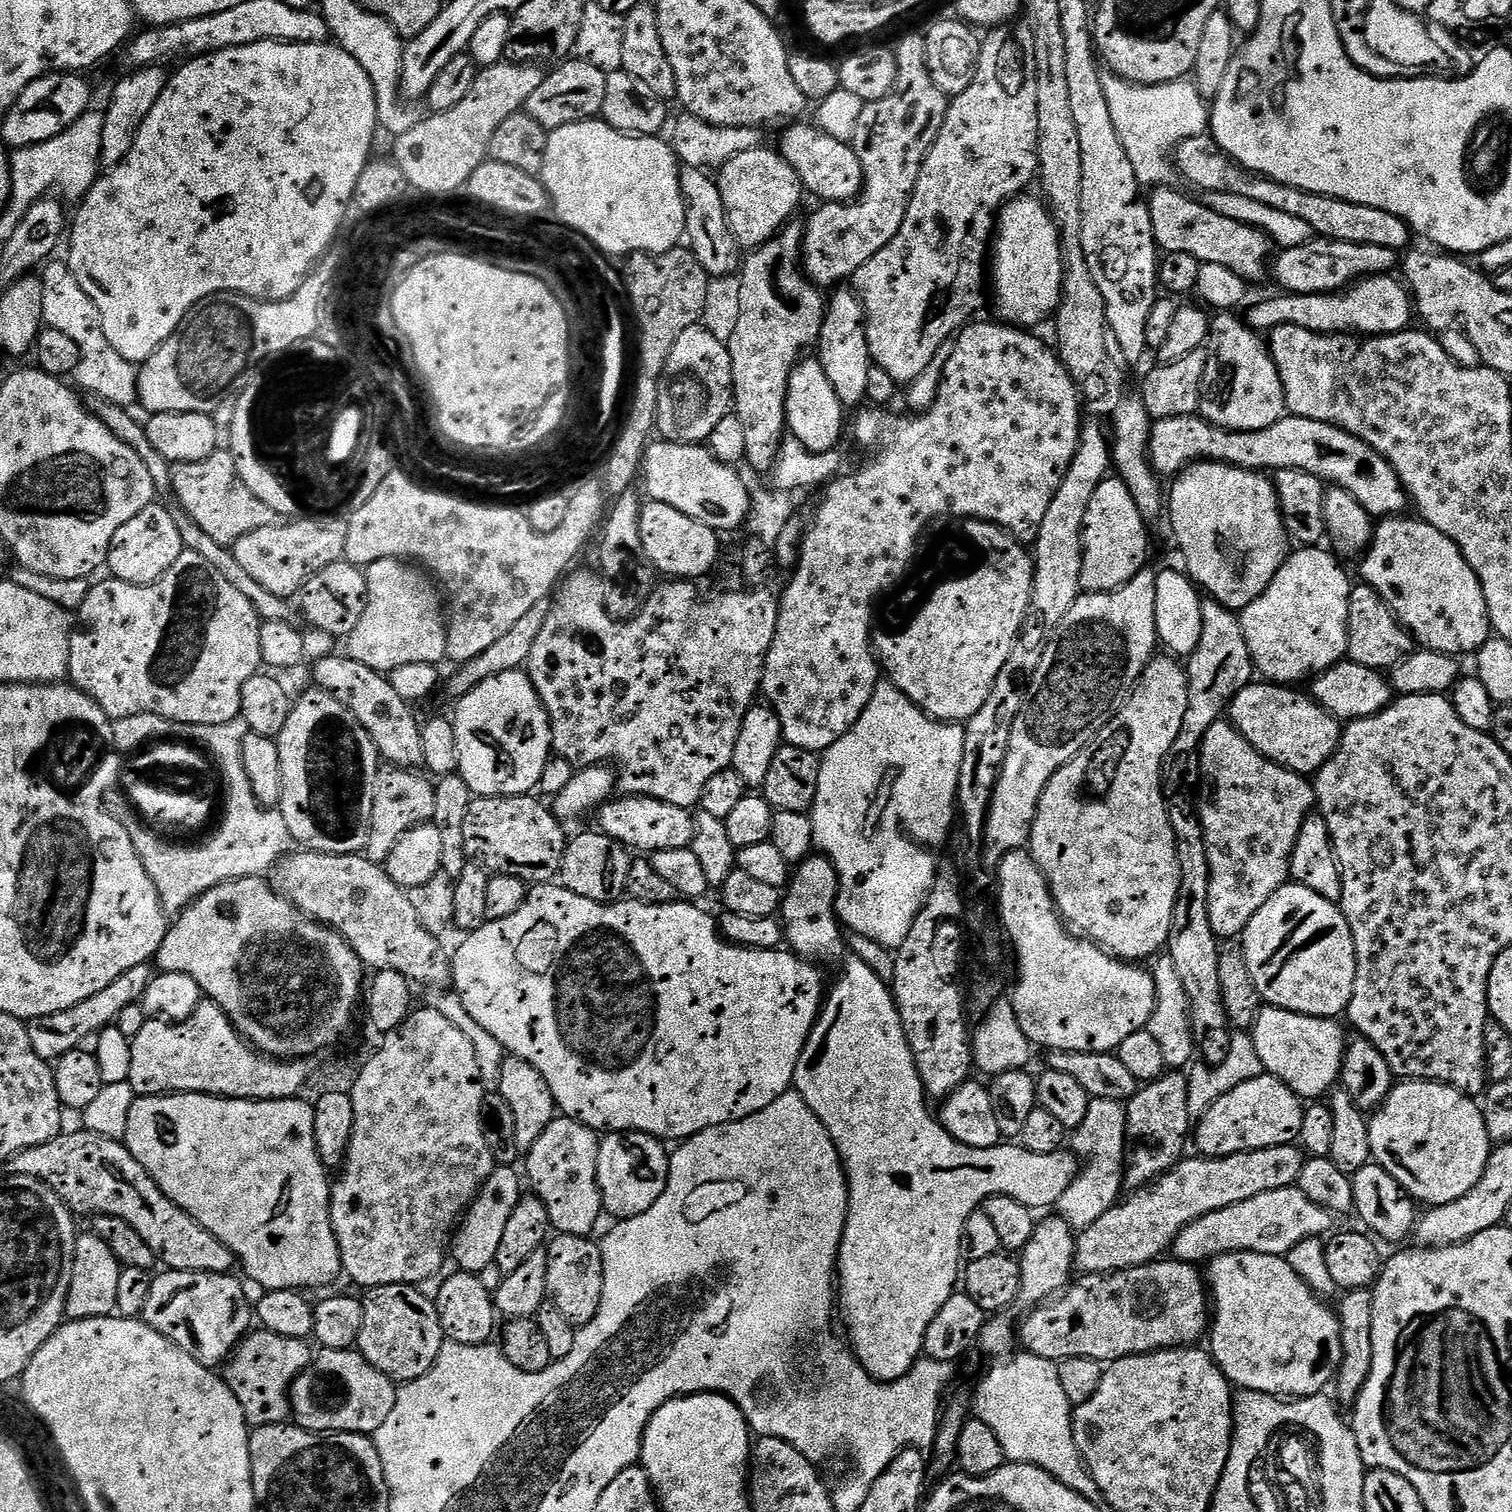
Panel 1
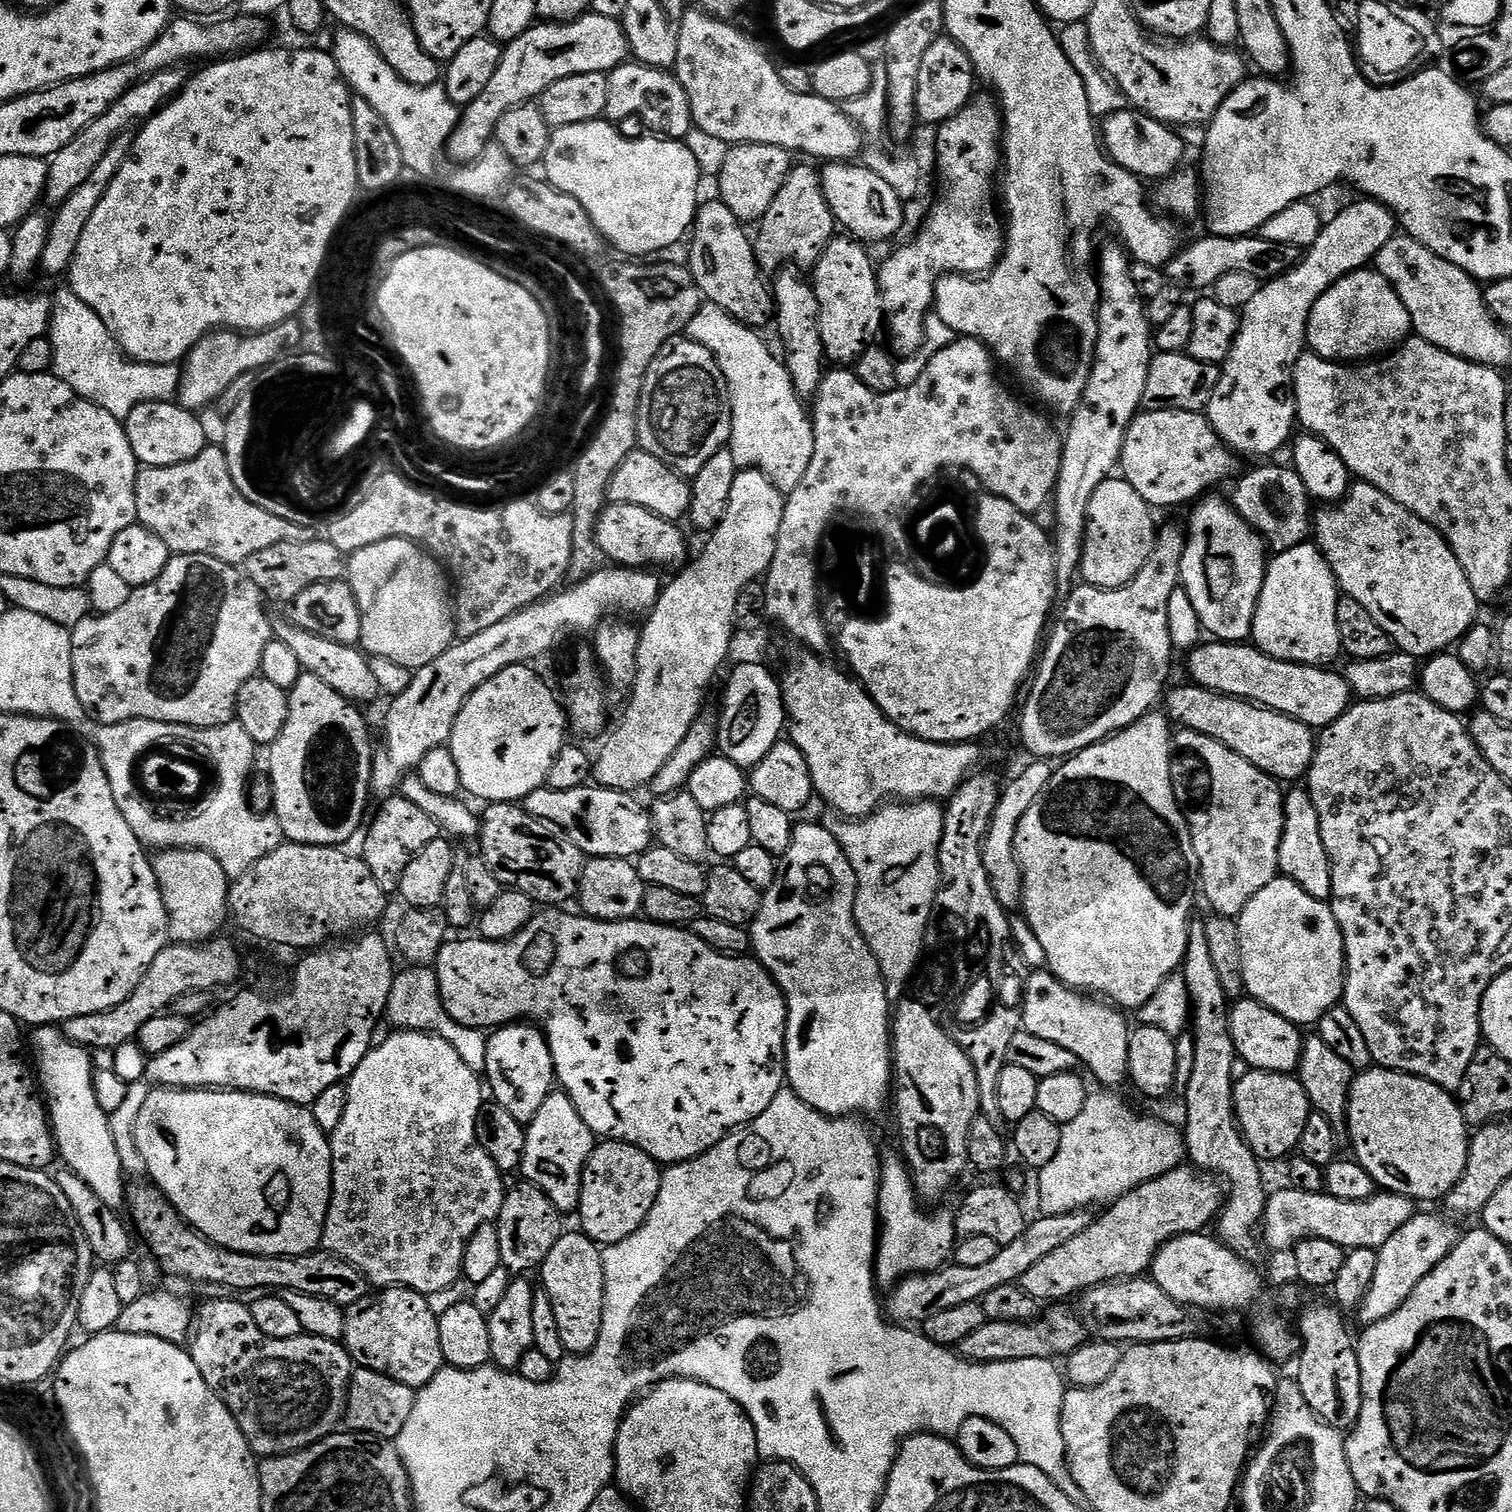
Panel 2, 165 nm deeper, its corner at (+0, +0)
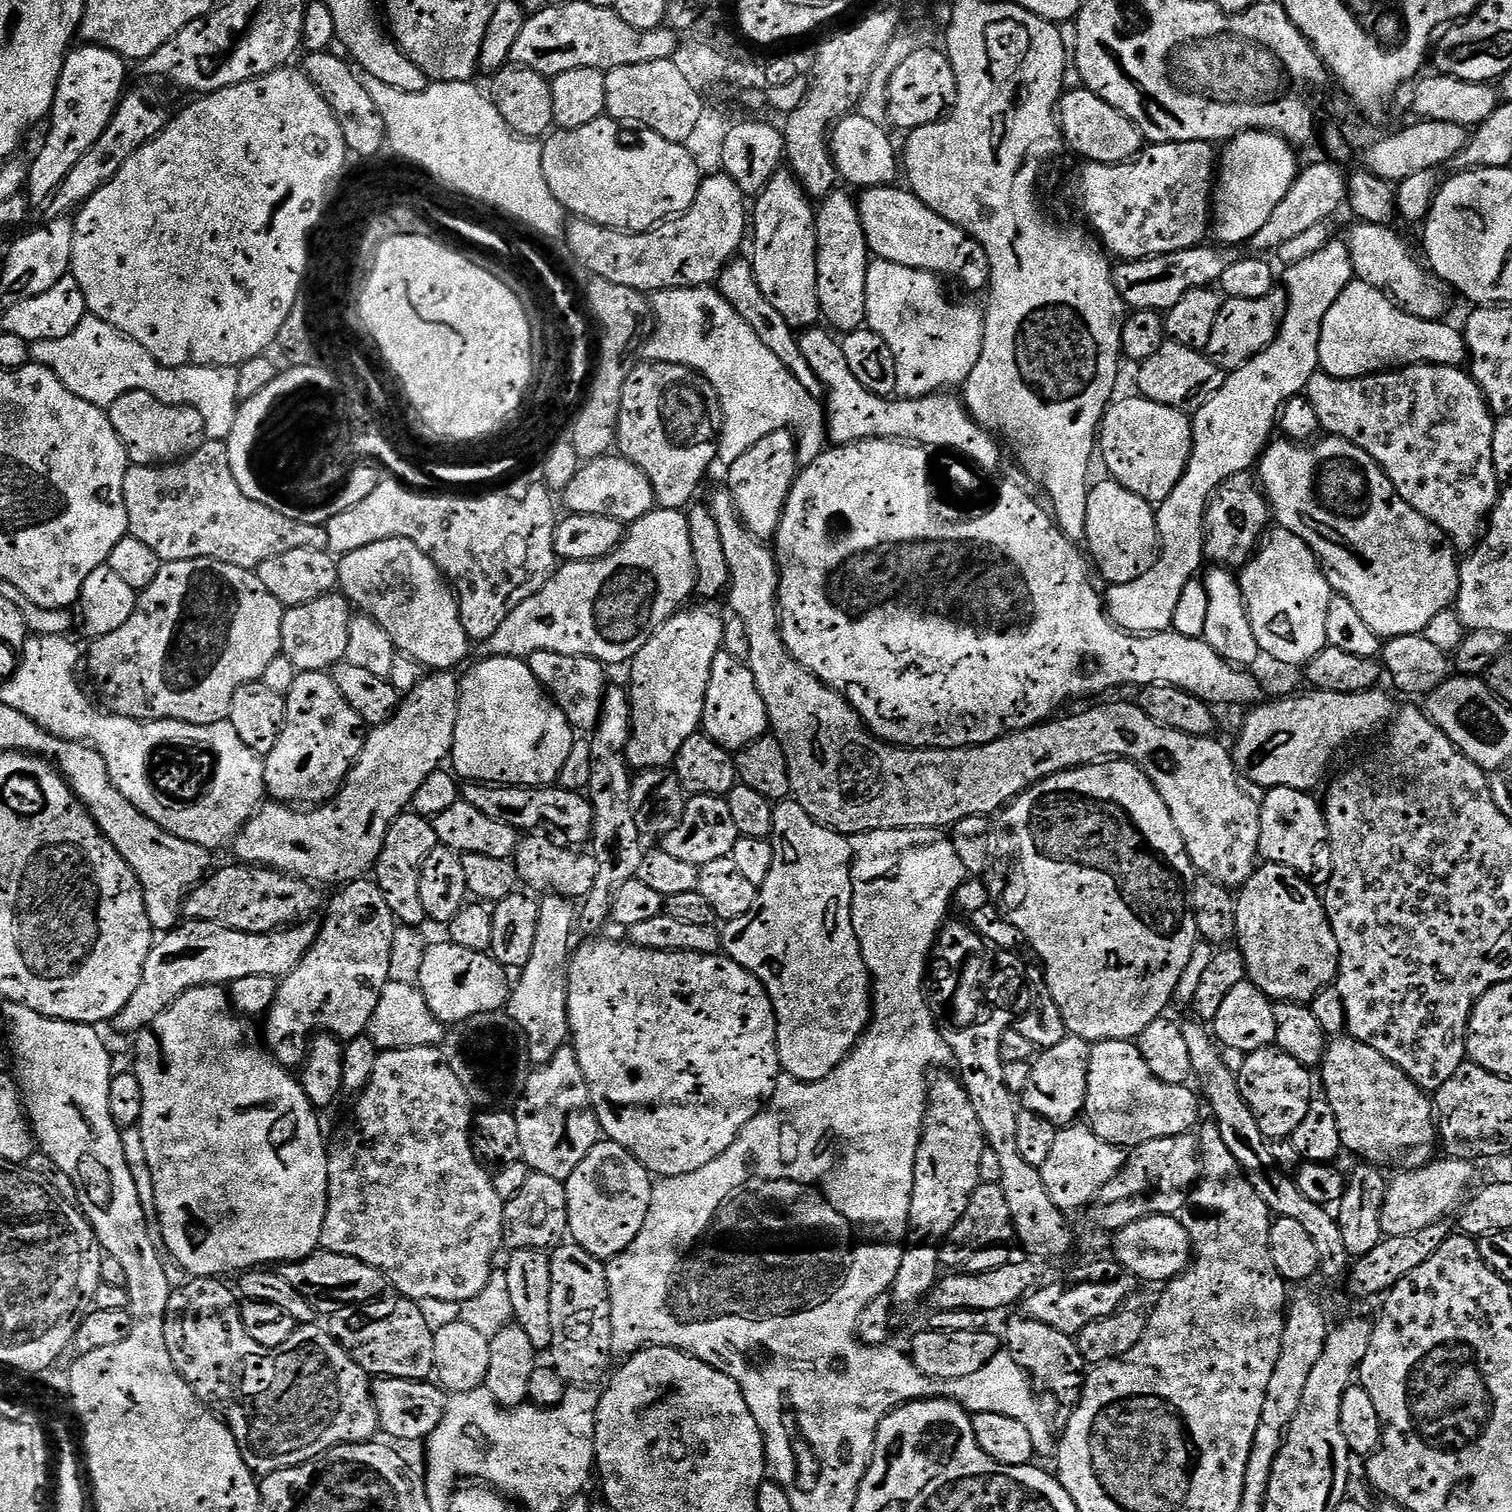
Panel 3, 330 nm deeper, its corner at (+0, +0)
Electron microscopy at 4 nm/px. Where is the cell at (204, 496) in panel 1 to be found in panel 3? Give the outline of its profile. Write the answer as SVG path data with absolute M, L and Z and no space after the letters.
M205 439L194 455L179 462L129 467L124 497L128 535L150 546L165 564L206 558L254 570L266 558L278 558L286 550L328 547L324 525L291 520L242 494L242 486L230 470L230 454L223 440Z

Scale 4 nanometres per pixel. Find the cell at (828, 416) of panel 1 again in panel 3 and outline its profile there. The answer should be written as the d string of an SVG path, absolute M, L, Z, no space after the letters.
M791 171L776 172L755 197L754 211L750 216L750 244L751 240L750 263L758 290L762 290L766 302L786 318L793 330L817 327L822 317L818 302L816 213L813 201Z

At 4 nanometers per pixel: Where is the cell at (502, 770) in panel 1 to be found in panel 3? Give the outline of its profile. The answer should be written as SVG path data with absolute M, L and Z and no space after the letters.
M490 656L481 661L460 680L460 705L450 757L451 771L461 781L483 782L489 786L551 785L559 777L562 762L566 762L566 757L570 755L574 743L572 724L545 692L538 678L534 678L527 660L516 660L512 656Z

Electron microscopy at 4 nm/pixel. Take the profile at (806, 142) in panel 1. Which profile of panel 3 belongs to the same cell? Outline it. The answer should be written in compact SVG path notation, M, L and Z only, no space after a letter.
M896 187L865 188L859 193L862 230L866 234L869 253L875 259L932 272L940 278L953 276L962 287L983 293L990 274L983 246L958 226L946 222L946 218L934 214L934 210L907 187Z

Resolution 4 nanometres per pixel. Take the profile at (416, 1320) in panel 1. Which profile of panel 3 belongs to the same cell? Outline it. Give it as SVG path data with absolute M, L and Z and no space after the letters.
M385 1298L373 1303L363 1305L359 1310L356 1308L344 1308L340 1312L333 1312L327 1317L326 1327L328 1333L342 1345L350 1354L358 1366L372 1378L398 1378L399 1380L422 1380L427 1381L435 1373L434 1362L434 1324L428 1321L428 1316L423 1312L417 1301L407 1298Z

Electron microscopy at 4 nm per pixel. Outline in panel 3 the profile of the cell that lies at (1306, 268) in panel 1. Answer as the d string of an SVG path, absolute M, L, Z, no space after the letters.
M1201 246L1190 250L1174 250L1170 254L1147 256L1145 260L1125 260L1114 268L1116 289L1129 309L1141 312L1154 310L1167 313L1169 308L1192 288L1207 288L1215 285L1222 278L1226 266L1237 259L1237 253L1228 246L1208 248Z

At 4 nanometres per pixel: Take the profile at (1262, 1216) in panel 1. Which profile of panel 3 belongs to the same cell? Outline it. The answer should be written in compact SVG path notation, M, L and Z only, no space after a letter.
M1433 1159L1432 1163L1425 1164L1423 1168L1401 1171L1400 1177L1389 1183L1382 1214L1382 1230L1385 1237L1418 1234L1418 1230L1426 1230L1426 1226L1434 1226L1439 1220L1445 1219L1449 1215L1447 1212L1460 1199L1465 1199L1464 1191L1472 1184L1473 1161L1440 1159Z

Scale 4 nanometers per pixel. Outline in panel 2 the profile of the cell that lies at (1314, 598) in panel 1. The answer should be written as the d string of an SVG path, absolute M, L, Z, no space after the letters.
M1305 542L1275 553L1268 561L1268 573L1252 623L1251 639L1255 647L1295 664L1331 665L1331 660L1342 652L1338 634L1341 595L1328 559L1315 543Z

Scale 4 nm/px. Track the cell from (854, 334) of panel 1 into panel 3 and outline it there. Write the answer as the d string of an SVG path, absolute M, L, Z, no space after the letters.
M851 191L848 192L832 192L825 200L819 201L815 209L820 314L827 327L840 334L857 332L859 328L865 327L867 318L866 274L870 253L866 234L862 230L857 197Z

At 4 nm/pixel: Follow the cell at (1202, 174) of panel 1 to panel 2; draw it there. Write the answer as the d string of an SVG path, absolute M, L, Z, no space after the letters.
M1128 106L1102 120L1102 144L1108 155L1118 166L1130 170L1145 182L1159 182L1185 163L1184 140L1176 132L1179 131L1175 127Z

